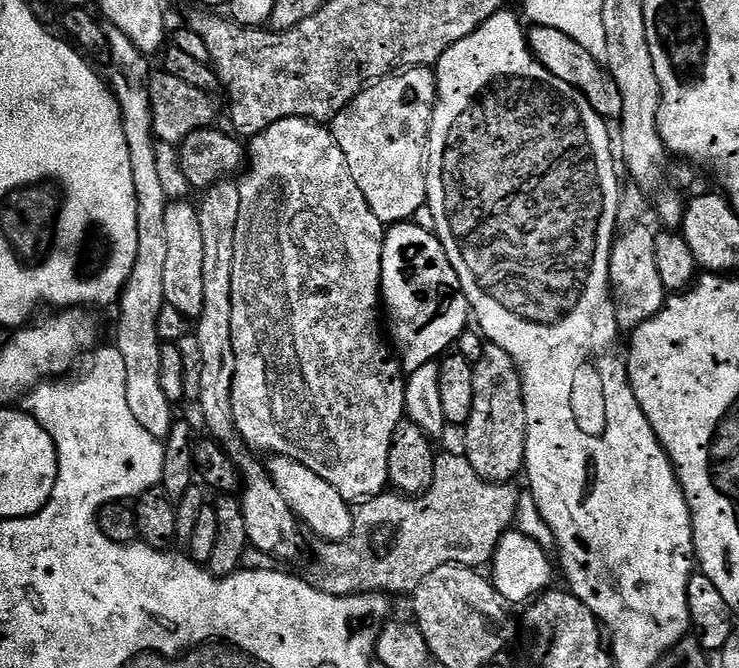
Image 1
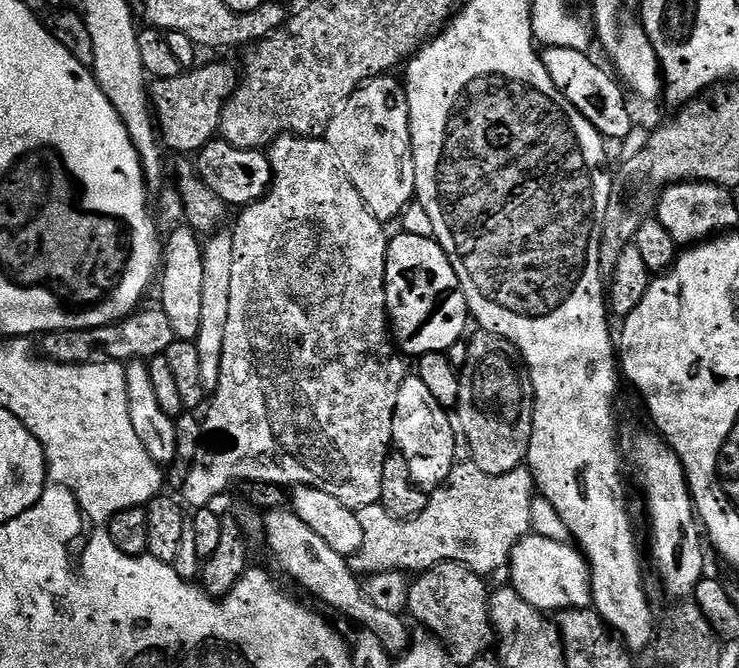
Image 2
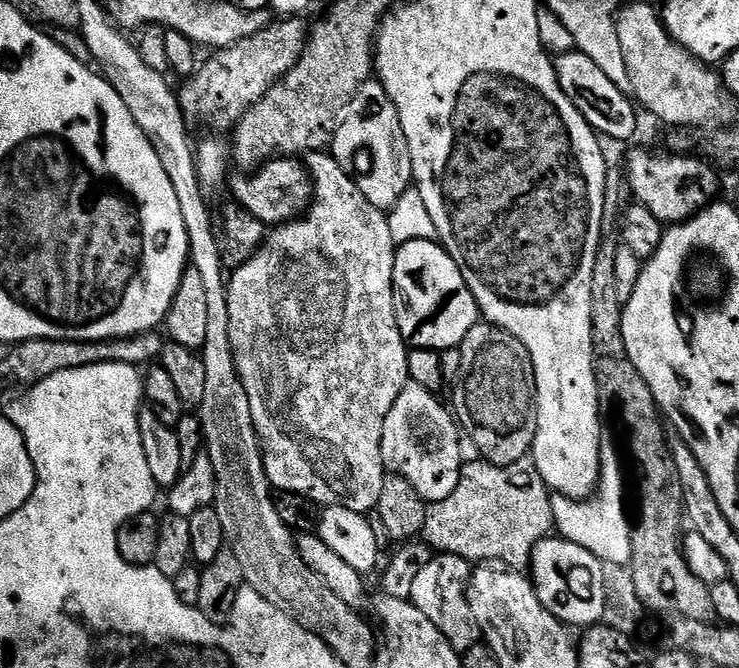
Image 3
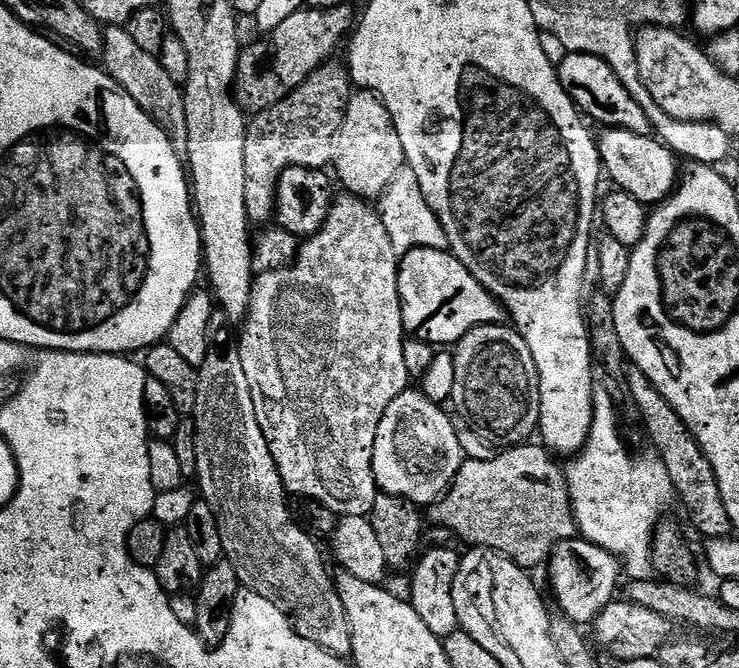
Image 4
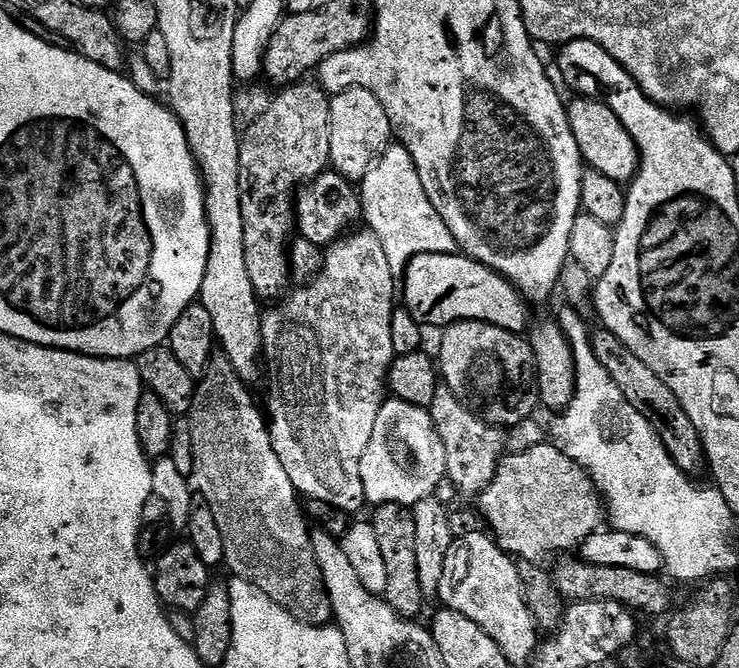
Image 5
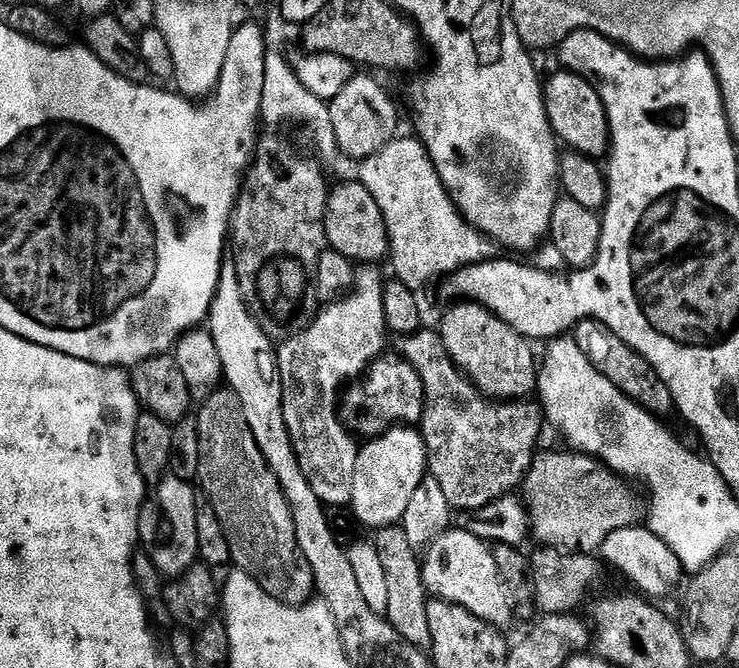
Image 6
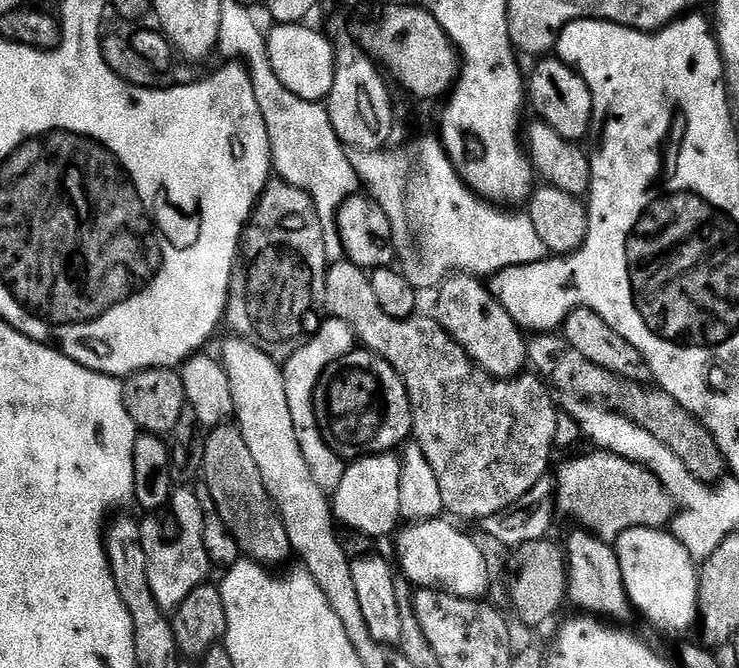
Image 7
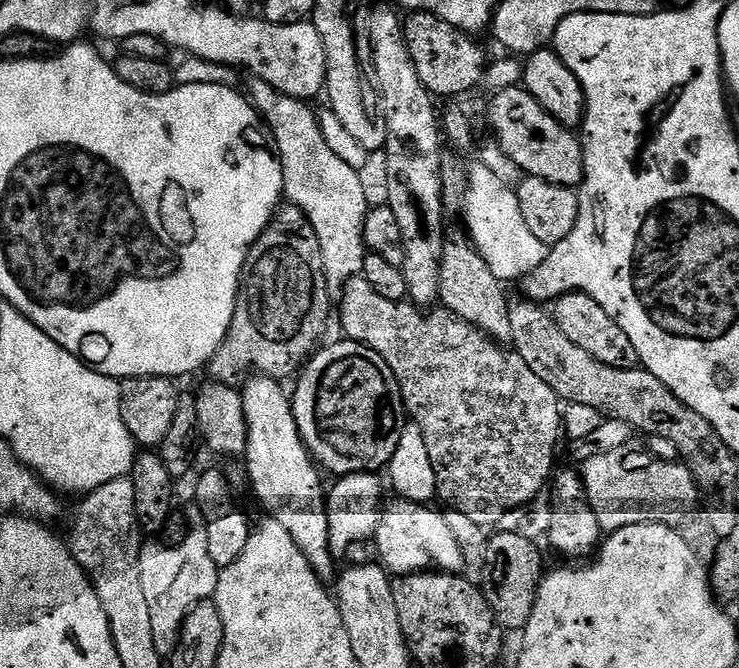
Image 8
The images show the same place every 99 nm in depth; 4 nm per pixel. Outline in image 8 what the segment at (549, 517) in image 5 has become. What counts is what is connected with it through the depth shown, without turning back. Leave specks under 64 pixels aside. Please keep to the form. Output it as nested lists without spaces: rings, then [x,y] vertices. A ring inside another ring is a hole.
[[[629,442],[611,450],[608,454],[598,454],[582,464],[582,475],[588,501],[592,503],[594,514],[598,514],[598,522],[605,533],[611,534],[626,526],[639,524],[664,524],[668,528],[676,528],[701,503],[700,491],[690,474],[690,470],[682,462],[664,460],[649,452],[647,447],[635,448]]]

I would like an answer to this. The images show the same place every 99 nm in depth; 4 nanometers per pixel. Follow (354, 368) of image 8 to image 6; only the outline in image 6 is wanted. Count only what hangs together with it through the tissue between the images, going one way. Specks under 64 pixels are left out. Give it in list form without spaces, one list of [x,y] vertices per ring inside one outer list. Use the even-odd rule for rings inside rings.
[[[382,356],[371,365],[361,380],[351,383],[345,389],[338,411],[340,420],[353,435],[366,440],[375,439],[390,427],[414,426],[420,422],[425,408],[422,380],[403,358],[394,358]]]

